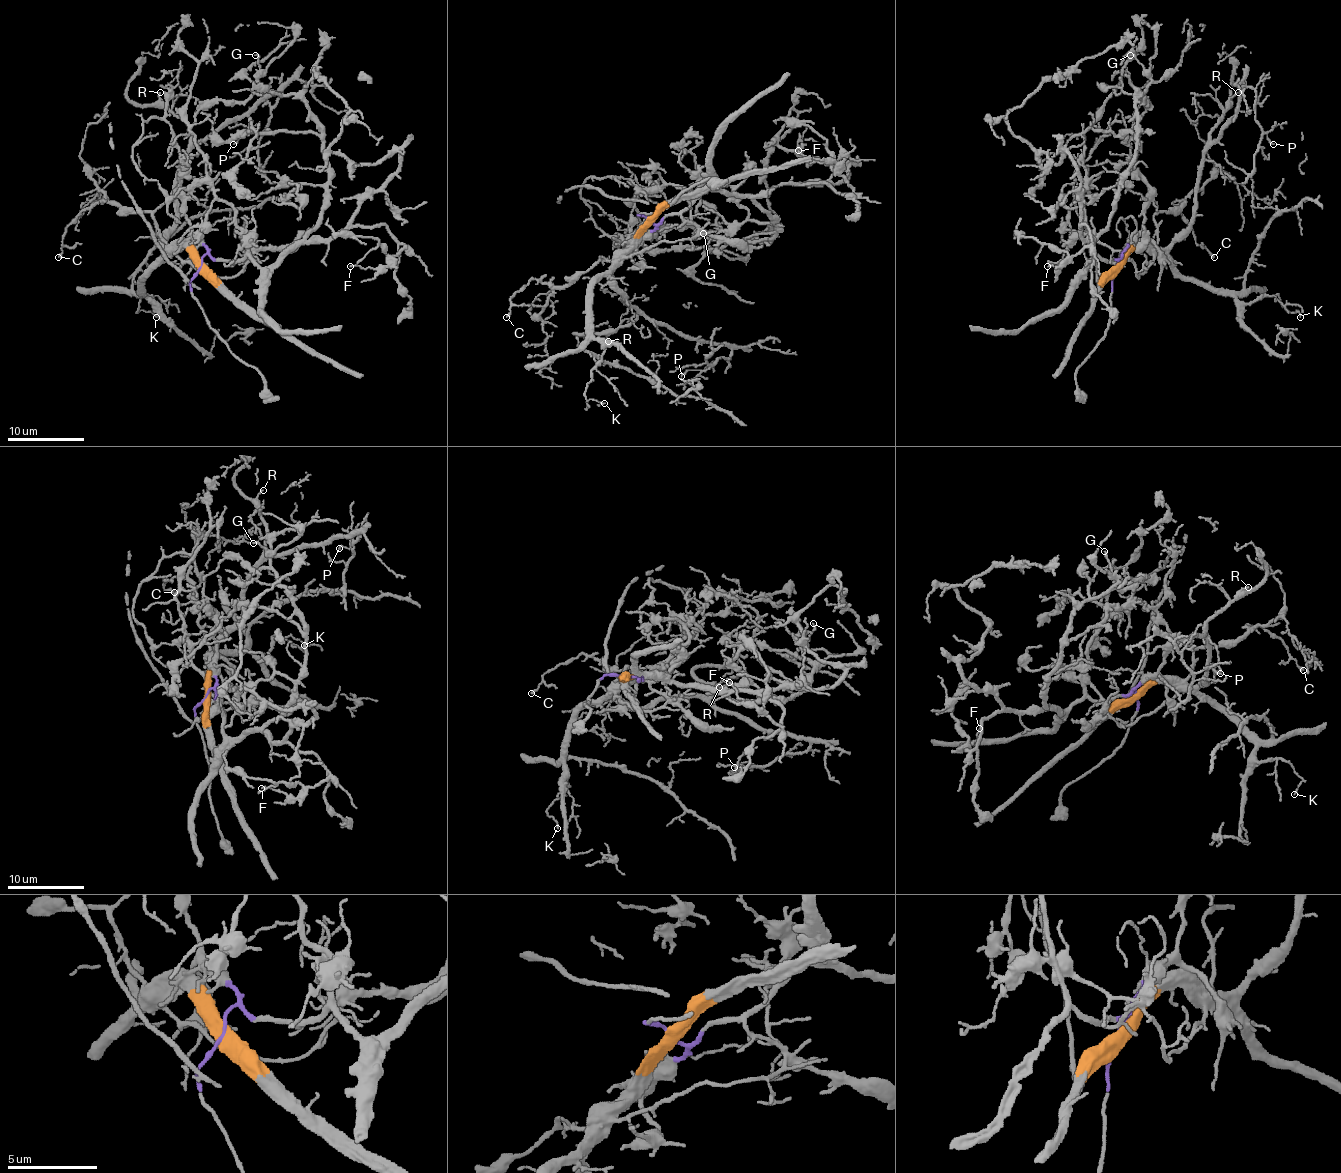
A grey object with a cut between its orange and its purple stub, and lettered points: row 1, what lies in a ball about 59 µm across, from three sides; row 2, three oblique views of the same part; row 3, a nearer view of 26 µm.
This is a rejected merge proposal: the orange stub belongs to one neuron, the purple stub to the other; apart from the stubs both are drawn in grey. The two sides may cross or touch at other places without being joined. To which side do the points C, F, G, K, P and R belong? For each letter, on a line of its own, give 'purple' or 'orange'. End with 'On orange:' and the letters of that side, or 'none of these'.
C: orange
F: purple
G: purple
K: orange
P: orange
R: orange
On orange: C, K, P, R

